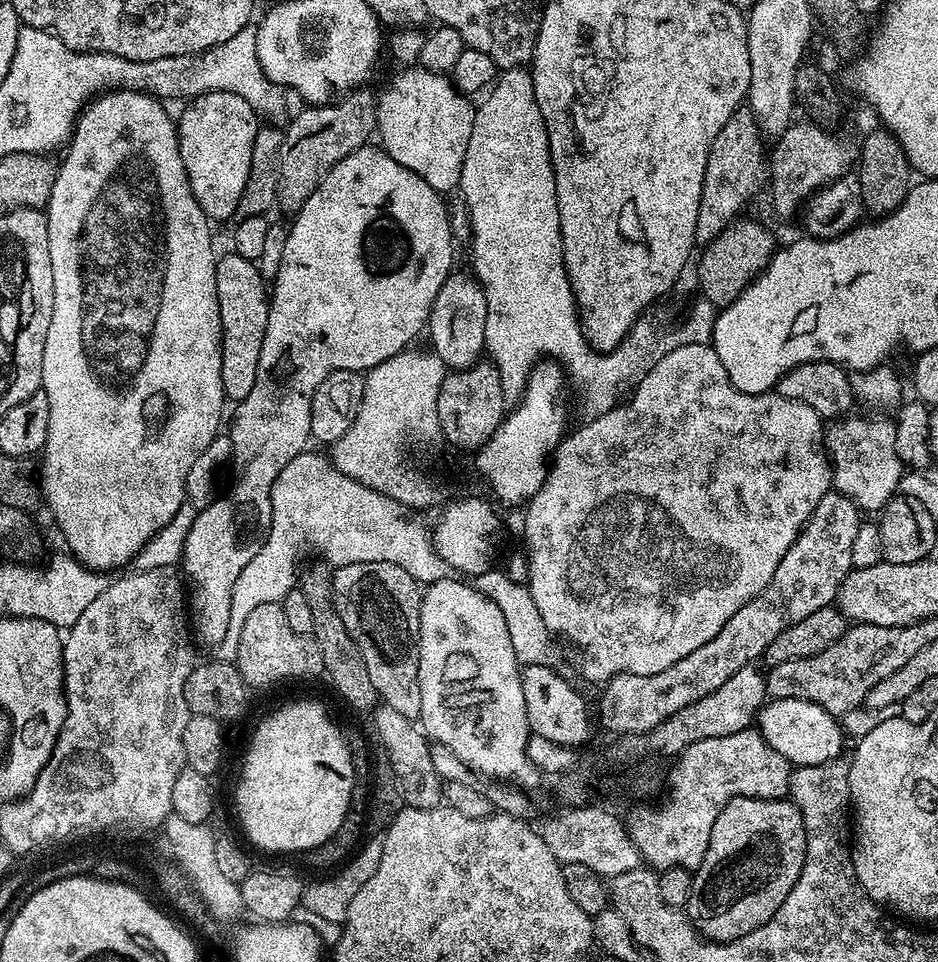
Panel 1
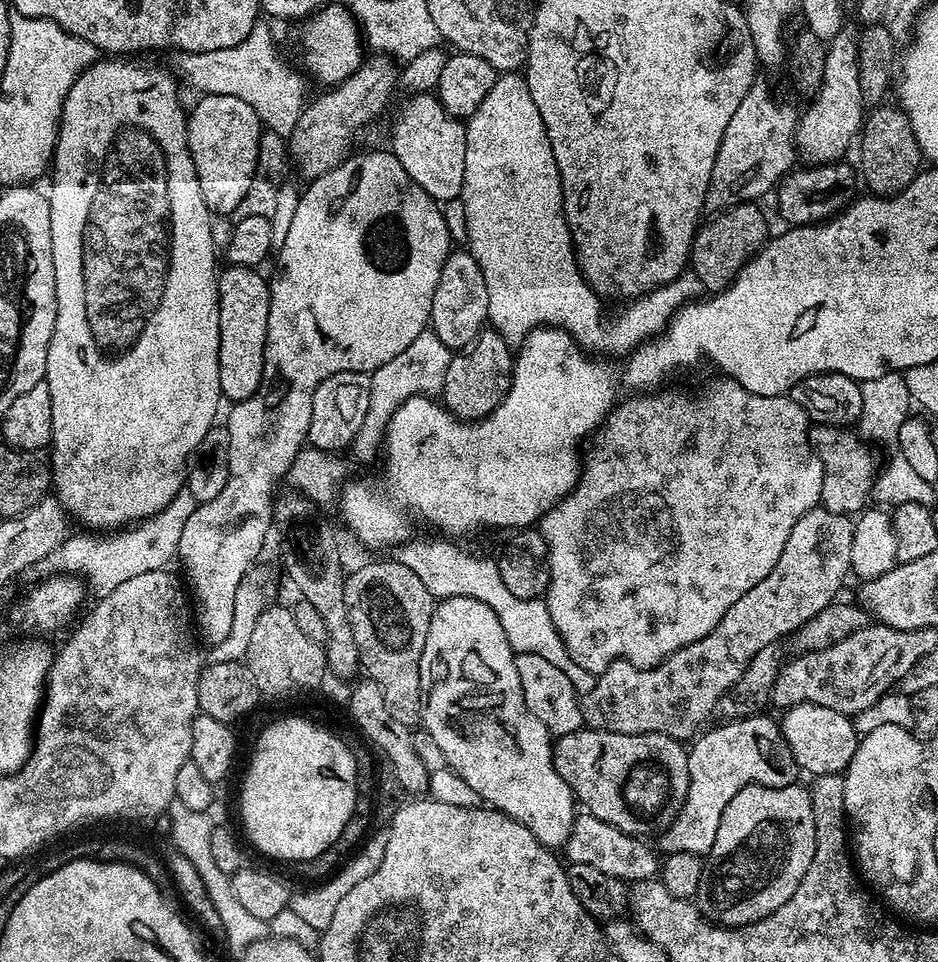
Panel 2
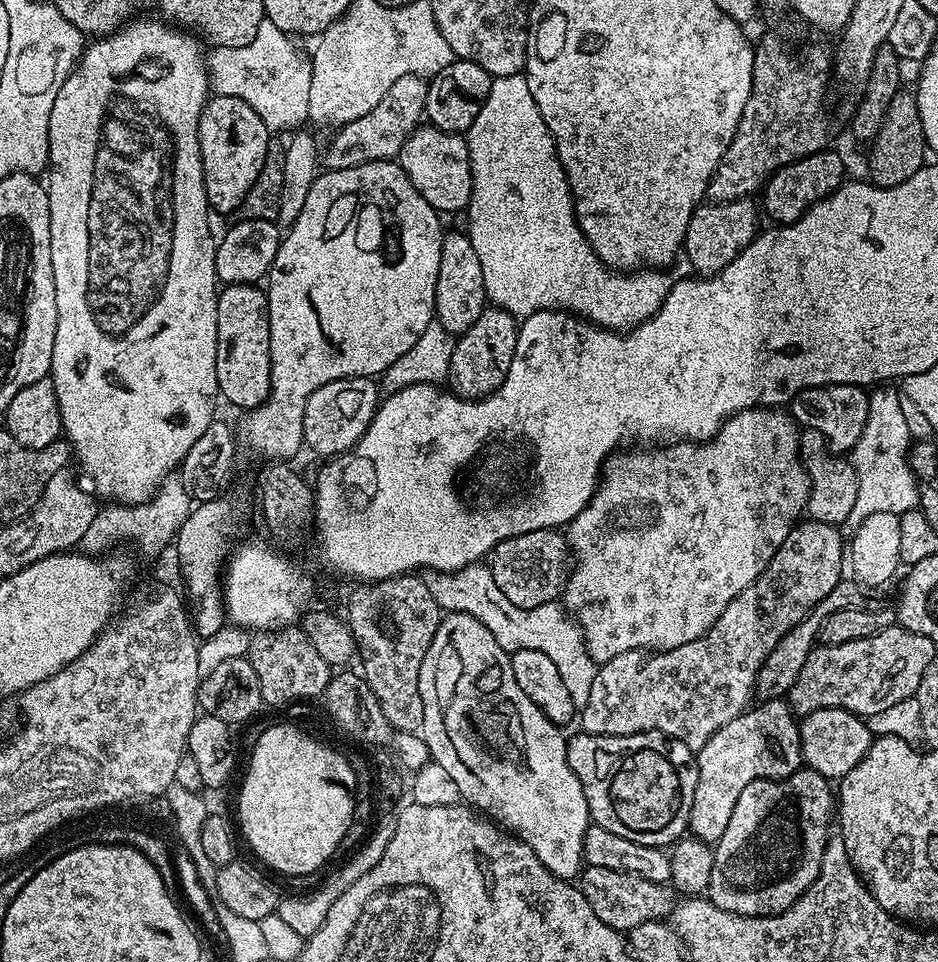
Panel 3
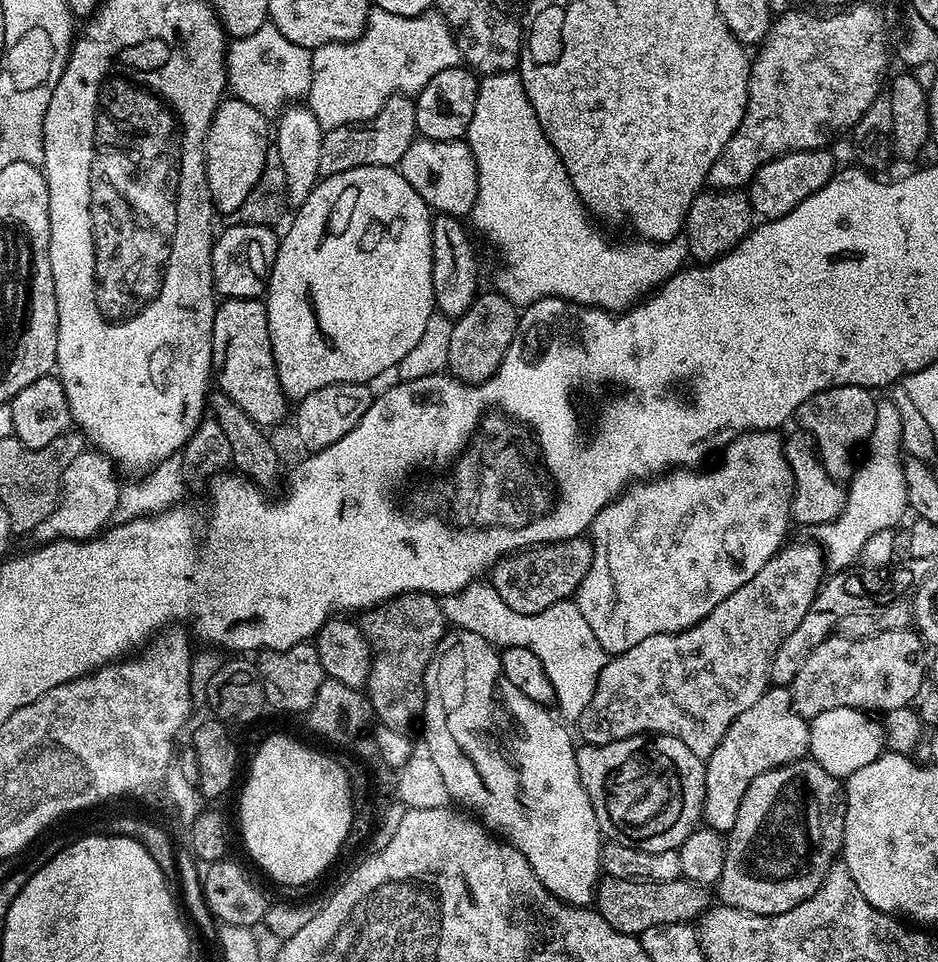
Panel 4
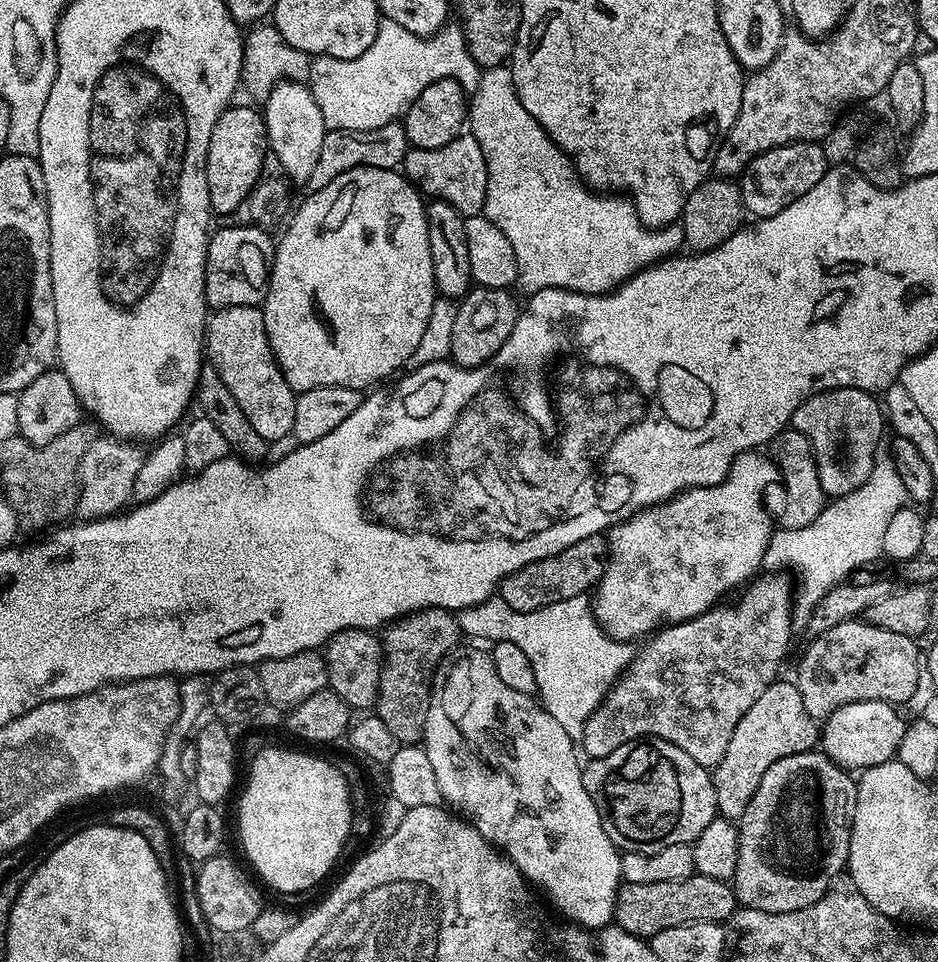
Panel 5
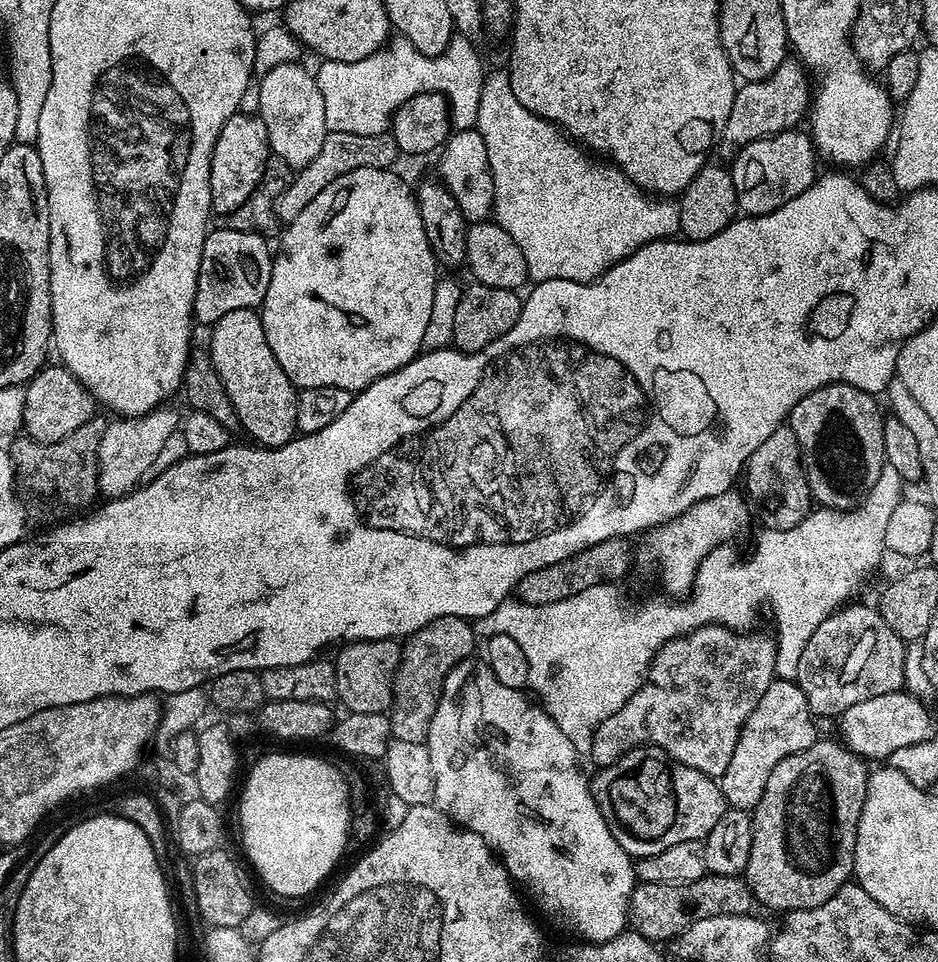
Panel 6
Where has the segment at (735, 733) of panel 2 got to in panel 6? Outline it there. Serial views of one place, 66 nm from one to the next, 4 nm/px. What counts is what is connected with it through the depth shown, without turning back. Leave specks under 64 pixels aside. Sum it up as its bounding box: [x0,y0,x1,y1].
[718,680,817,810]

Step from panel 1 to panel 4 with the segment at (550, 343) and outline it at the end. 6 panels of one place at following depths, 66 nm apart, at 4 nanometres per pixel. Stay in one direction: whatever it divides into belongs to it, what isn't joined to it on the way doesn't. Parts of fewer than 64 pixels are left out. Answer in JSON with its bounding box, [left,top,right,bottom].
[466,71,689,314]

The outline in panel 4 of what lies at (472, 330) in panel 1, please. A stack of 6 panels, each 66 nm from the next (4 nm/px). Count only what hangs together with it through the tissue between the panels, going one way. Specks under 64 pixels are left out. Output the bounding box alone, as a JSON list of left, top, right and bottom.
[432,216,481,317]

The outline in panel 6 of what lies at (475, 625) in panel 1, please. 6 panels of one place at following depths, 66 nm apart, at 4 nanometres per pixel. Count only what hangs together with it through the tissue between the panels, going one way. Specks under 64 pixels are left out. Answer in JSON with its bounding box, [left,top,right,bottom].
[426,662,638,944]

